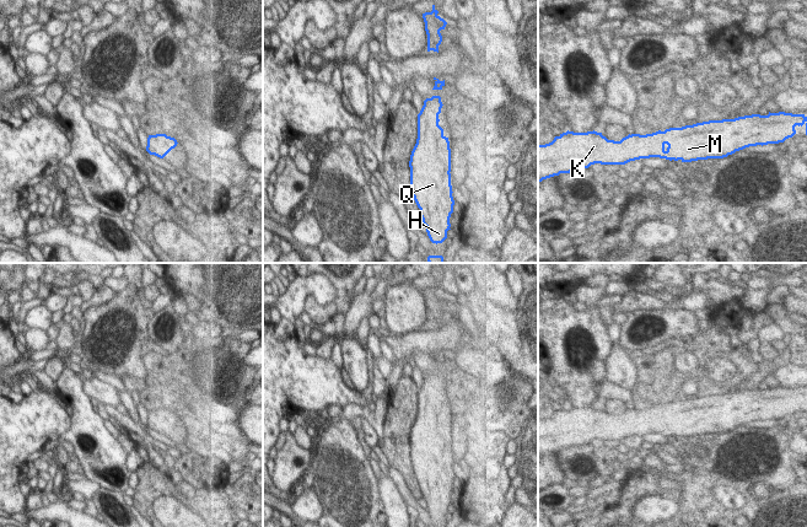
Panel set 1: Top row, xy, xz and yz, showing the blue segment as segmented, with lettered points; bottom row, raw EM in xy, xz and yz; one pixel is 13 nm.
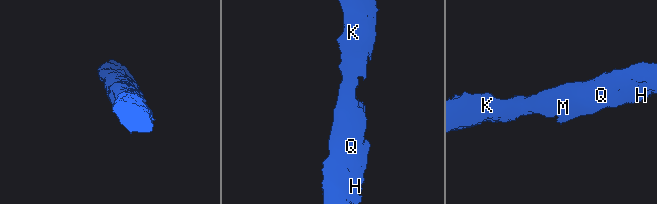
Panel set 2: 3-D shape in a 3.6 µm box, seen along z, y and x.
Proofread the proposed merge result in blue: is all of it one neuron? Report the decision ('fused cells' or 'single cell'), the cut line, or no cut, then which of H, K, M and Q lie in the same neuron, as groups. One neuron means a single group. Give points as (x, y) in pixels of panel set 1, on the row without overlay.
single cell; no cut; H K M Q

